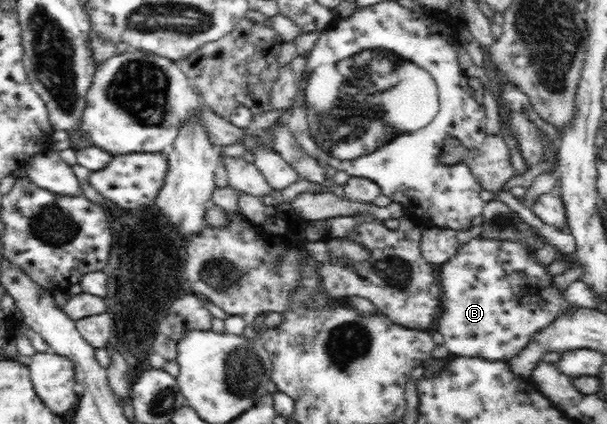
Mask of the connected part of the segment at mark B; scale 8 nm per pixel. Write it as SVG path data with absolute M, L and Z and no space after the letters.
M471 239L461 244L458 252L439 266L440 286L443 293L443 313L438 332L444 337L445 349L452 357L484 357L491 361L509 362L527 343L527 335L547 325L555 313L568 303L557 288L551 286L544 265L535 261L529 251L513 241Z

